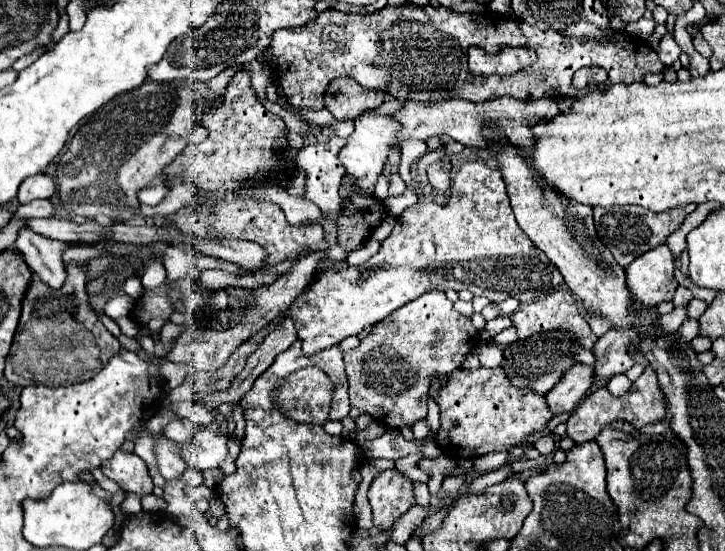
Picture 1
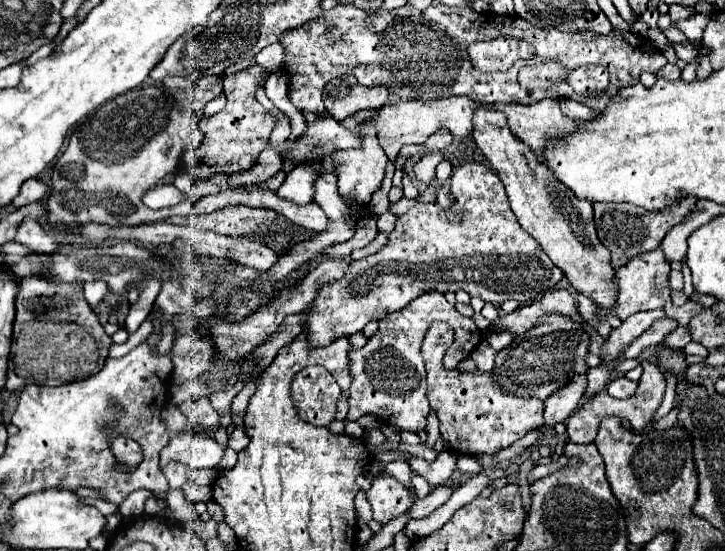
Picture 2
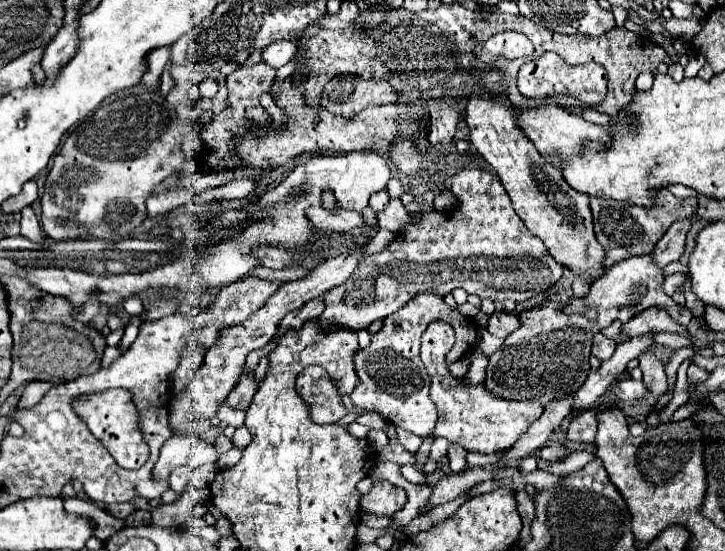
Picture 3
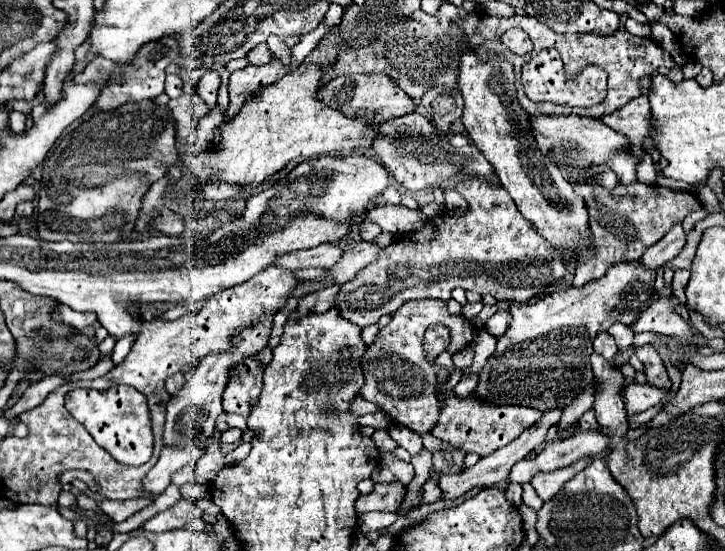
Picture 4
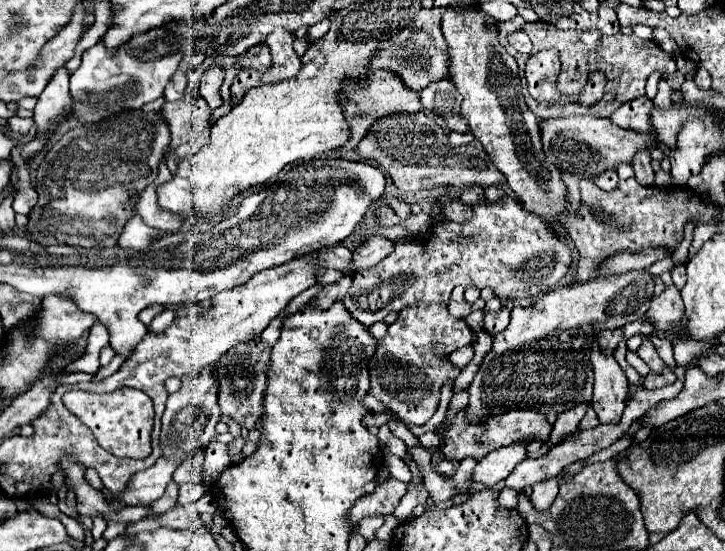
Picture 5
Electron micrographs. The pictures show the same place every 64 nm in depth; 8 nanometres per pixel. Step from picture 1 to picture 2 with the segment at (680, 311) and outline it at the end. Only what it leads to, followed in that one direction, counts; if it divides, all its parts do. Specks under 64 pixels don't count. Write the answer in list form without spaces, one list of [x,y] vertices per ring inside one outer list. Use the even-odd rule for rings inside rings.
[[[664,316],[664,318],[656,320],[656,324],[654,324],[652,328],[648,328],[648,332],[644,332],[642,336],[638,336],[638,338],[626,348],[624,356],[626,356],[626,358],[638,358],[642,350],[646,350],[646,348],[650,348],[650,346],[658,346],[658,344],[660,344],[672,330],[676,330],[676,328],[678,328],[678,322],[676,322],[674,318]]]

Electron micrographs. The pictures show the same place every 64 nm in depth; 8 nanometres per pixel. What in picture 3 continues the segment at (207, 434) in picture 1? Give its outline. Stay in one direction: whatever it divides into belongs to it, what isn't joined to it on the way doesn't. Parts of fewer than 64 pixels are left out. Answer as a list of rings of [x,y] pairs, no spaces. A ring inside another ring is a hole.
[[[172,436],[162,446],[160,458],[154,466],[154,474],[158,480],[166,480],[168,474],[182,464],[192,468],[212,464],[218,460],[218,452],[212,442],[206,442],[196,436]]]

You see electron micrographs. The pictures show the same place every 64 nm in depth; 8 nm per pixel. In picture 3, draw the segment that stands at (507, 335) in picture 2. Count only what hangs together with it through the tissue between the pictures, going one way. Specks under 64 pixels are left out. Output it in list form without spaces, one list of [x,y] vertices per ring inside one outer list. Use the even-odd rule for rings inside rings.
[[[480,330],[480,342],[478,342],[478,346],[480,346],[480,350],[482,350],[486,356],[494,354],[502,344],[504,344],[504,338],[496,338],[496,336],[492,336],[488,330]]]

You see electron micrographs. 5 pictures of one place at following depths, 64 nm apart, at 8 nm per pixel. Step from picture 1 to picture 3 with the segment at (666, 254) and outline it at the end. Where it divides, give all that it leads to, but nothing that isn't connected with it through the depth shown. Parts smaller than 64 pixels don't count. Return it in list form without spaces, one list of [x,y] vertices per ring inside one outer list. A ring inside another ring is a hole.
[[[636,256],[622,260],[608,268],[596,284],[592,284],[586,298],[572,298],[568,306],[546,302],[542,308],[528,310],[520,316],[522,326],[512,332],[504,346],[490,356],[484,386],[506,400],[536,400],[546,406],[550,400],[564,398],[576,392],[590,370],[590,336],[614,320],[626,322],[632,314],[646,308],[664,308],[672,319],[687,326],[692,314],[685,306],[678,305],[662,290],[664,270],[658,268],[652,256]]]

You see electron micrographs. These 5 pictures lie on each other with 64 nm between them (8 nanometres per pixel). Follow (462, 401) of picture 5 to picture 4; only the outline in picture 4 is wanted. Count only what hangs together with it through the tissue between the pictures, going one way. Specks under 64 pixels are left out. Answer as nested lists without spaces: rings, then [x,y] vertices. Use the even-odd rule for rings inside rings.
[[[468,374],[468,376],[462,376],[462,380],[456,384],[454,392],[456,392],[456,396],[464,398],[464,396],[468,396],[470,392],[474,392],[476,384],[478,384],[478,374]]]

